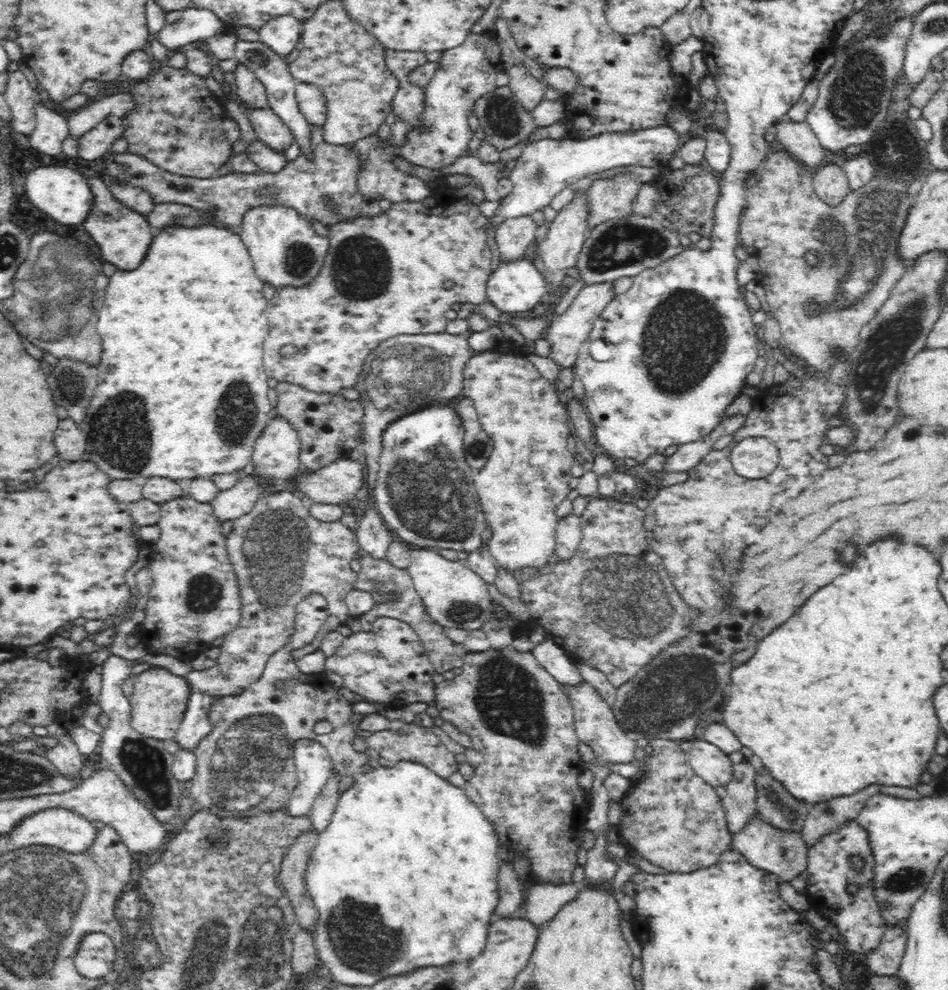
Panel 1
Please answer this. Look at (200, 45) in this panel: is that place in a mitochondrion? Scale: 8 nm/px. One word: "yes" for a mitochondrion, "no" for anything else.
no

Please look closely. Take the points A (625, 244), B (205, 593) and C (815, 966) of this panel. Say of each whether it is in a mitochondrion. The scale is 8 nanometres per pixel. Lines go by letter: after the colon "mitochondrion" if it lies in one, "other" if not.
A: mitochondrion
B: mitochondrion
C: other

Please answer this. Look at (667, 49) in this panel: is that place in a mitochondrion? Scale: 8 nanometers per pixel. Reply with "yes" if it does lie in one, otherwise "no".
no

